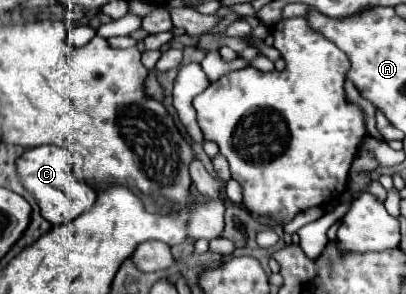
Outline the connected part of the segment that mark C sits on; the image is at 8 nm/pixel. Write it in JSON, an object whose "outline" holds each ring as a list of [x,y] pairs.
{"outline":[[[40,145],[40,147],[26,149],[16,161],[16,171],[26,191],[32,193],[34,199],[38,201],[42,217],[52,225],[70,223],[72,219],[76,219],[76,215],[88,209],[96,199],[96,189],[90,187],[88,183],[80,183],[74,177],[70,167],[70,153],[64,151],[62,147]]]}

